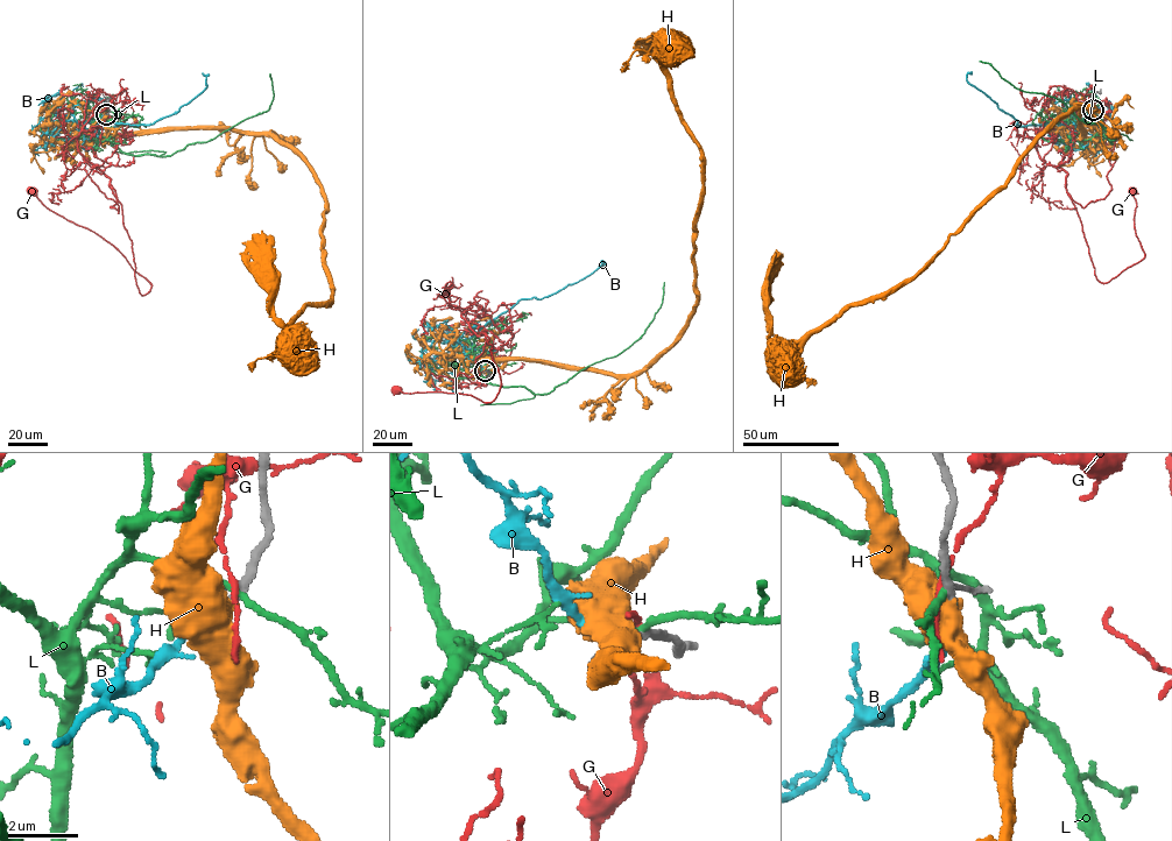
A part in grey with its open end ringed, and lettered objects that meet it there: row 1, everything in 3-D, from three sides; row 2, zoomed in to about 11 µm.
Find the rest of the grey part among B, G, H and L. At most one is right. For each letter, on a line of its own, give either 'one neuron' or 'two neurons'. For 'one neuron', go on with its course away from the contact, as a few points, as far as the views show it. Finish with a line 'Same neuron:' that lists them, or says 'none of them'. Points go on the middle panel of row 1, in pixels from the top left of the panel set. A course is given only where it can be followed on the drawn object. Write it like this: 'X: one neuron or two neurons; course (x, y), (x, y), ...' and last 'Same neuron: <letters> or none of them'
B: one neuron; course (485, 370), (468, 339), (520, 301), (551, 295), (583, 280), (601, 261), (605, 263), (599, 266)
G: two neurons
H: two neurons
L: two neurons
Same neuron: B

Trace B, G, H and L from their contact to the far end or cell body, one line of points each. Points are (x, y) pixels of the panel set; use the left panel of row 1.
B: (106, 114), (98, 122), (87, 121), (154, 124), (176, 113), (203, 91), (207, 75), (202, 72)
G: (107, 113), (100, 104), (86, 119), (85, 169), (121, 205), (149, 292), (113, 245), (33, 193)
H: (107, 114), (121, 136), (232, 128), (292, 149), (323, 193), (330, 302), (305, 306), (287, 327), (265, 276)
L: (107, 114), (99, 115), (98, 131), (112, 146), (134, 155), (171, 155), (268, 111), (274, 96), (269, 73)

